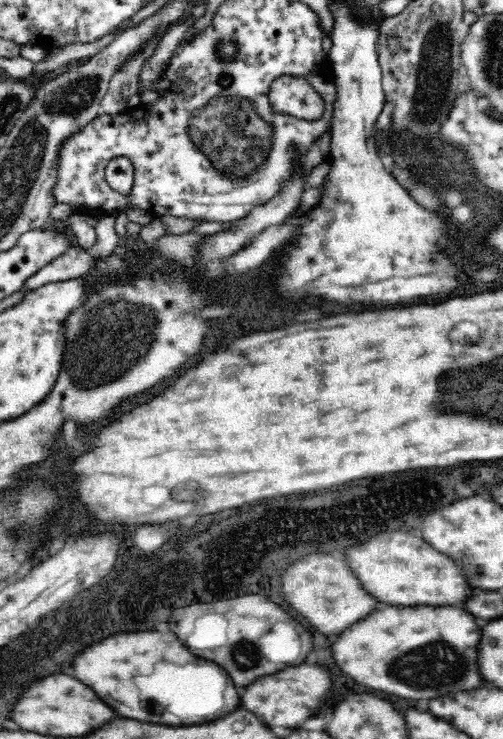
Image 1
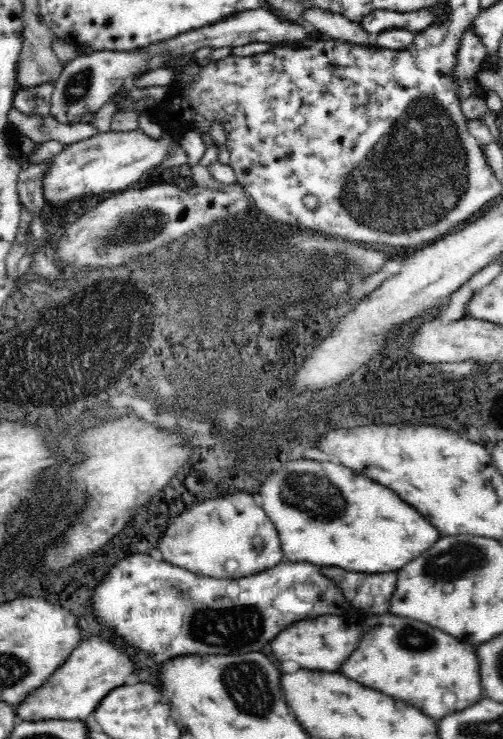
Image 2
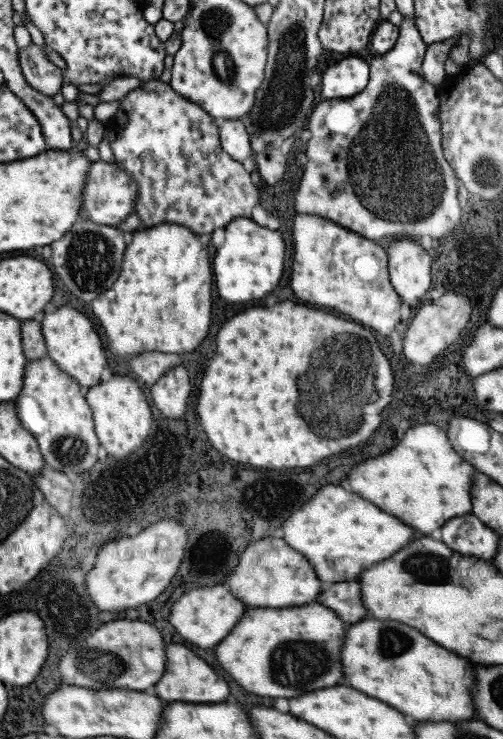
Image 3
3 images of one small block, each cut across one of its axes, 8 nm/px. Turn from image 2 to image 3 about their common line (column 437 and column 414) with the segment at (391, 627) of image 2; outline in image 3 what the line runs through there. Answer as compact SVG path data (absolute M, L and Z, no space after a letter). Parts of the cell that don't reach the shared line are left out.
M370 617L357 621L357 624L347 628L341 648L341 664L349 686L401 710L401 714L411 720L477 720L471 695L471 689L475 686L473 666L411 626L392 620L371 620Z

